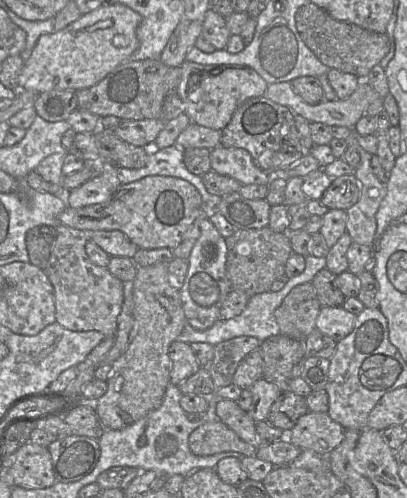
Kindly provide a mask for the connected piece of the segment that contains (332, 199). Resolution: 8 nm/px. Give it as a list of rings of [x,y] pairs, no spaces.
[[[354,174],[332,179],[320,201],[329,209],[347,210],[361,197],[361,185]]]

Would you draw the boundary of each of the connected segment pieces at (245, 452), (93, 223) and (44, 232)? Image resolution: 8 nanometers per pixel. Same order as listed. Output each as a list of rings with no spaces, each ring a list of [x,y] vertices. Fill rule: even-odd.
[[[220,419],[205,422],[191,432],[188,438],[191,452],[207,456],[221,452],[238,452],[242,456],[255,456],[256,448],[243,441]]]
[[[154,175],[121,184],[102,203],[81,208],[68,206],[59,215],[59,222],[85,232],[120,230],[139,249],[174,249],[201,214],[202,198],[194,185],[178,177]]]
[[[38,225],[29,229],[26,233],[26,249],[29,262],[45,269],[56,240],[56,229],[49,225]]]

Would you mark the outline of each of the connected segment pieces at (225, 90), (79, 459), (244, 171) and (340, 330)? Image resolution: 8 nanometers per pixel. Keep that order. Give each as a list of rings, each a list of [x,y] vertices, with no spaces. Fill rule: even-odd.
[[[183,61],[180,69],[181,77],[175,92],[183,102],[184,113],[191,122],[219,131],[230,122],[235,111],[244,102],[264,96],[269,85],[248,66],[201,65]],[[194,73],[197,75],[193,75]]]
[[[70,434],[56,438],[48,447],[56,482],[76,482],[95,468],[100,447],[98,439]]]
[[[219,145],[210,151],[211,170],[236,179],[242,185],[269,184],[272,176],[260,169],[251,154],[236,147]]]
[[[322,307],[316,320],[316,329],[336,342],[353,329],[356,315],[340,307]]]

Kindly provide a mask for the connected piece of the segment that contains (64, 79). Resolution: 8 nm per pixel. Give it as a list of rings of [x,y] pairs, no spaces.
[[[104,3],[81,15],[60,31],[41,35],[18,77],[18,90],[36,94],[52,90],[80,90],[101,81],[138,47],[139,13],[123,4]]]

